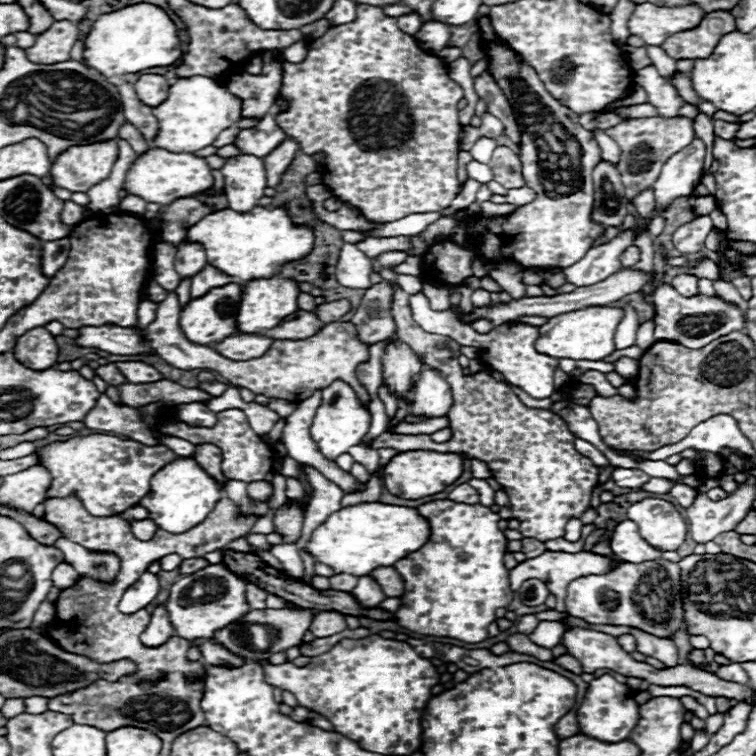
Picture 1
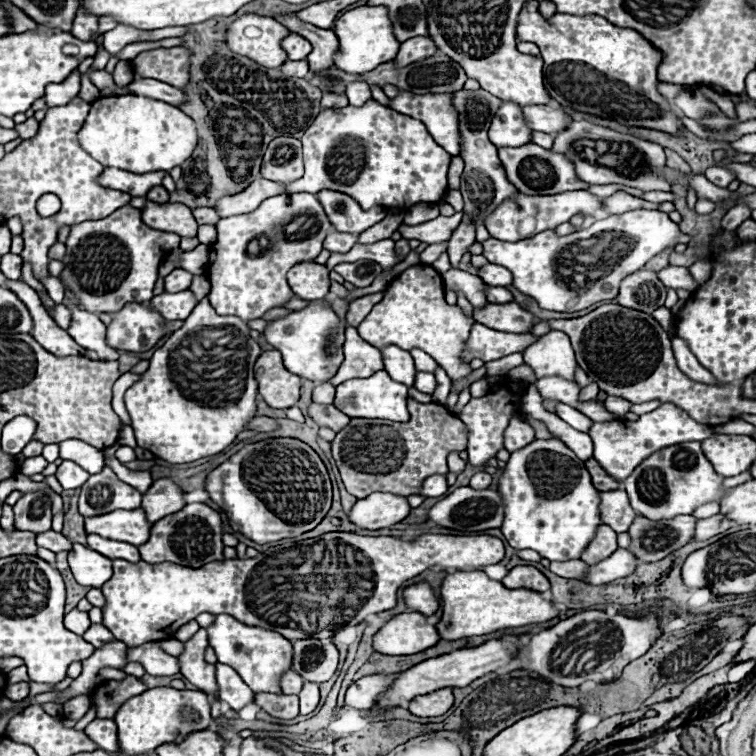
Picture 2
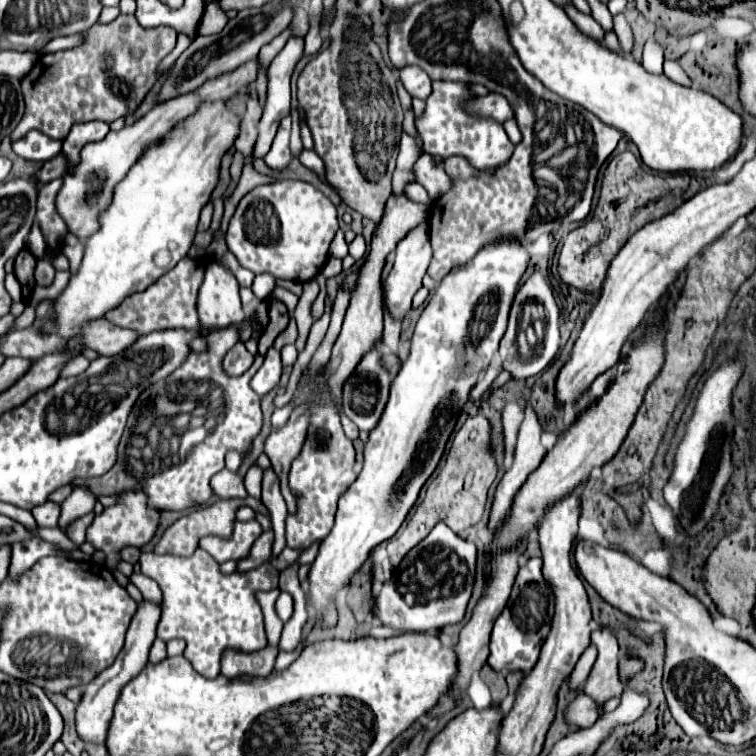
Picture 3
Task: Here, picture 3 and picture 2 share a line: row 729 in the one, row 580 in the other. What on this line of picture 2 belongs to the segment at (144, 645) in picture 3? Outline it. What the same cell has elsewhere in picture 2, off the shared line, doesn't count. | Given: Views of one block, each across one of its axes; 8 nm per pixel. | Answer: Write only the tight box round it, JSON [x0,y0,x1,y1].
[68,544,112,588]

